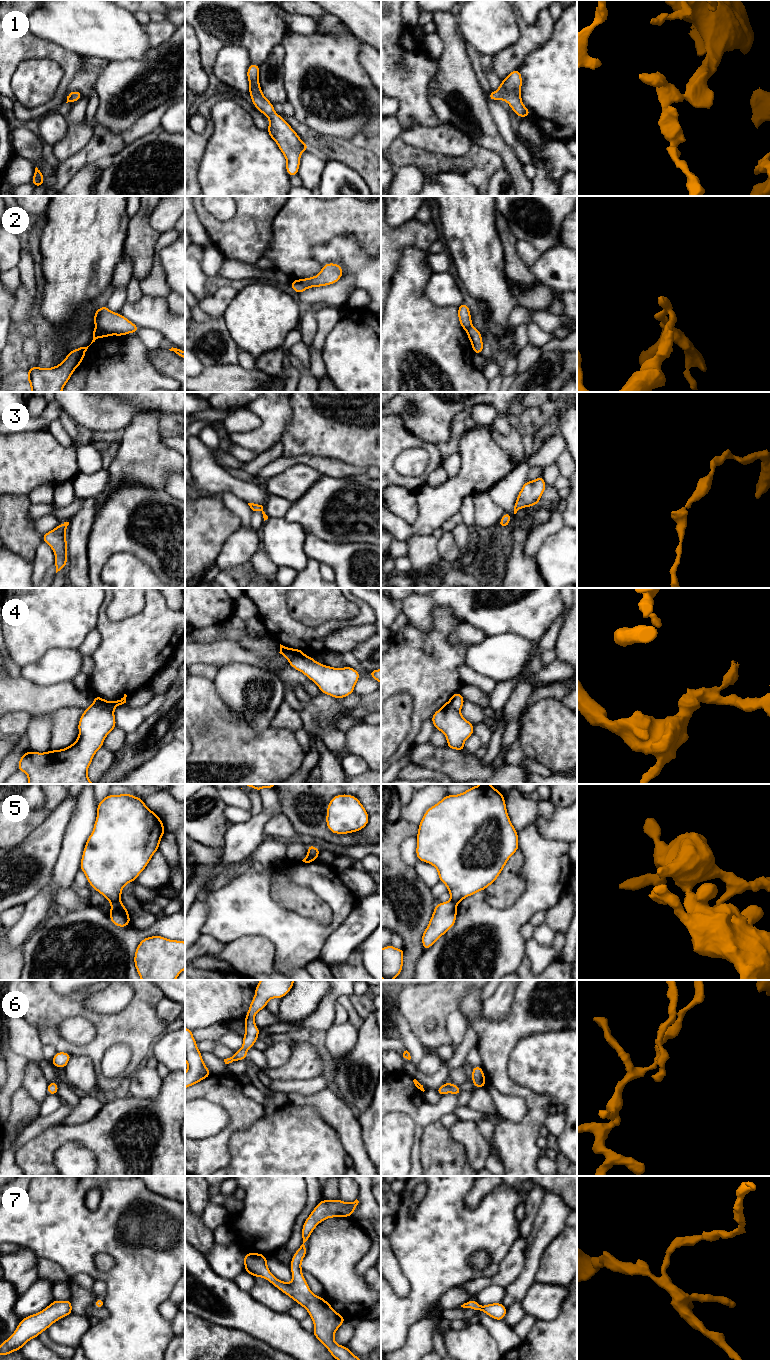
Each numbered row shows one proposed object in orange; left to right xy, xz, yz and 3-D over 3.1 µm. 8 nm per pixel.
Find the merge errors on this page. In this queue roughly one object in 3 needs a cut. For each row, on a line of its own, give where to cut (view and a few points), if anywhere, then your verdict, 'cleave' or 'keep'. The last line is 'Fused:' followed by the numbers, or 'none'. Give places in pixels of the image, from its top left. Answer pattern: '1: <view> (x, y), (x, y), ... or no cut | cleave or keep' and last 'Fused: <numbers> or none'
1: no cut | keep
2: xy (96, 328), (103, 329), (111, 334) | cleave
3: no cut | keep
4: xy (93, 702), (112, 711) | cleave
5: xy (119, 900), (111, 904) | cleave
6: no cut | keep
7: no cut | keep
Fused: 2, 4, 5

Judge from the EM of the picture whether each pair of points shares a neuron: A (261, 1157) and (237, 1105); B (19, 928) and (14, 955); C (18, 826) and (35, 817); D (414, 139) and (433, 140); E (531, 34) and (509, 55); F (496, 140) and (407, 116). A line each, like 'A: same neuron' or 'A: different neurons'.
A: different neurons
B: different neurons
C: same neuron
D: same neuron
E: same neuron
F: different neurons

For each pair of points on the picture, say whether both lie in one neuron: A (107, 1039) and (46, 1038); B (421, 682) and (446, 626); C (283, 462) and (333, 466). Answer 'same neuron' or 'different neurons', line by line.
A: same neuron
B: same neuron
C: same neuron

